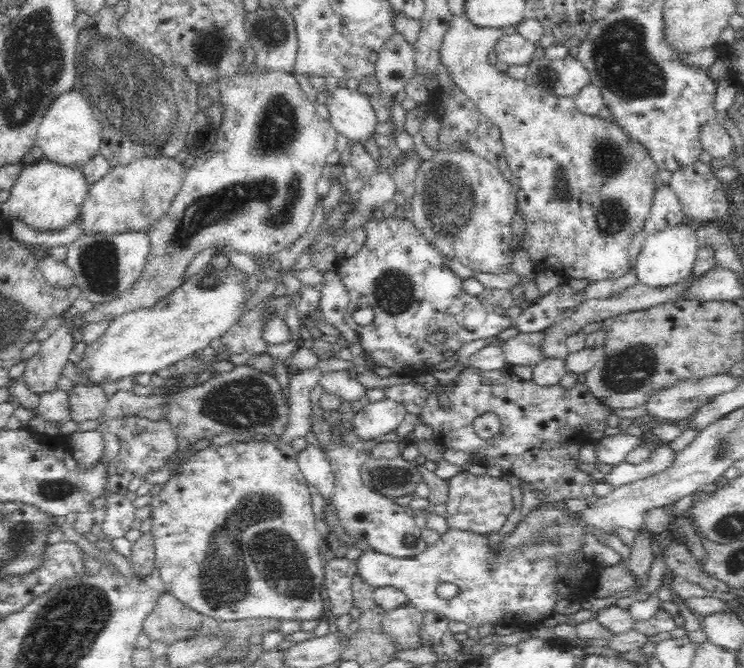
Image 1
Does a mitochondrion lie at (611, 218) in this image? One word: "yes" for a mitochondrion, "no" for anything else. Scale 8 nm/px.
yes

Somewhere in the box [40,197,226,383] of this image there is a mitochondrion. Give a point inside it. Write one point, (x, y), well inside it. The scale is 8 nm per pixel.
(99, 264)

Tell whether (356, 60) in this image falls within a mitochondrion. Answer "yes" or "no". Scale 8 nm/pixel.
no

